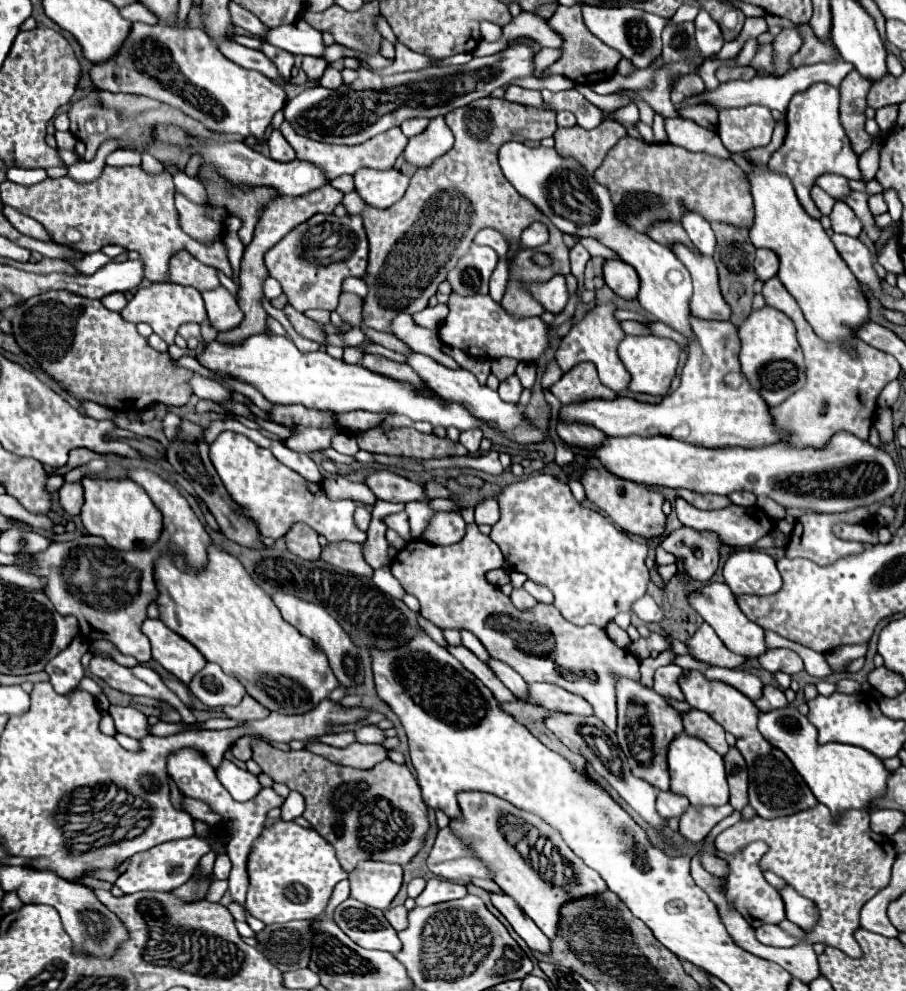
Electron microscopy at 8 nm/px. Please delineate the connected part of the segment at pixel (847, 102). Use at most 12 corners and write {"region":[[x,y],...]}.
{"region":[[856,69],[840,85],[840,123],[858,155],[872,143],[864,131],[872,83]]}

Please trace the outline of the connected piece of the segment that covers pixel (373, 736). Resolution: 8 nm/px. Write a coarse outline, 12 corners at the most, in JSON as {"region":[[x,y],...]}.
{"region":[[378,725],[356,729],[358,743],[382,743],[384,729]]}

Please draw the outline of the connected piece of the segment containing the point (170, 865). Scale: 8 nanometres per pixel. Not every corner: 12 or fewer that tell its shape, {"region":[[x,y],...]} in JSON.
{"region":[[200,837],[160,843],[128,859],[124,893],[172,891],[210,851]]}

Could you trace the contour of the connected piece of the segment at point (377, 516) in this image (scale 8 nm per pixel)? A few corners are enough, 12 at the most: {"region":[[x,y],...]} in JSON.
{"region":[[376,501],[372,521],[382,521],[390,513],[404,511],[404,503]]}

